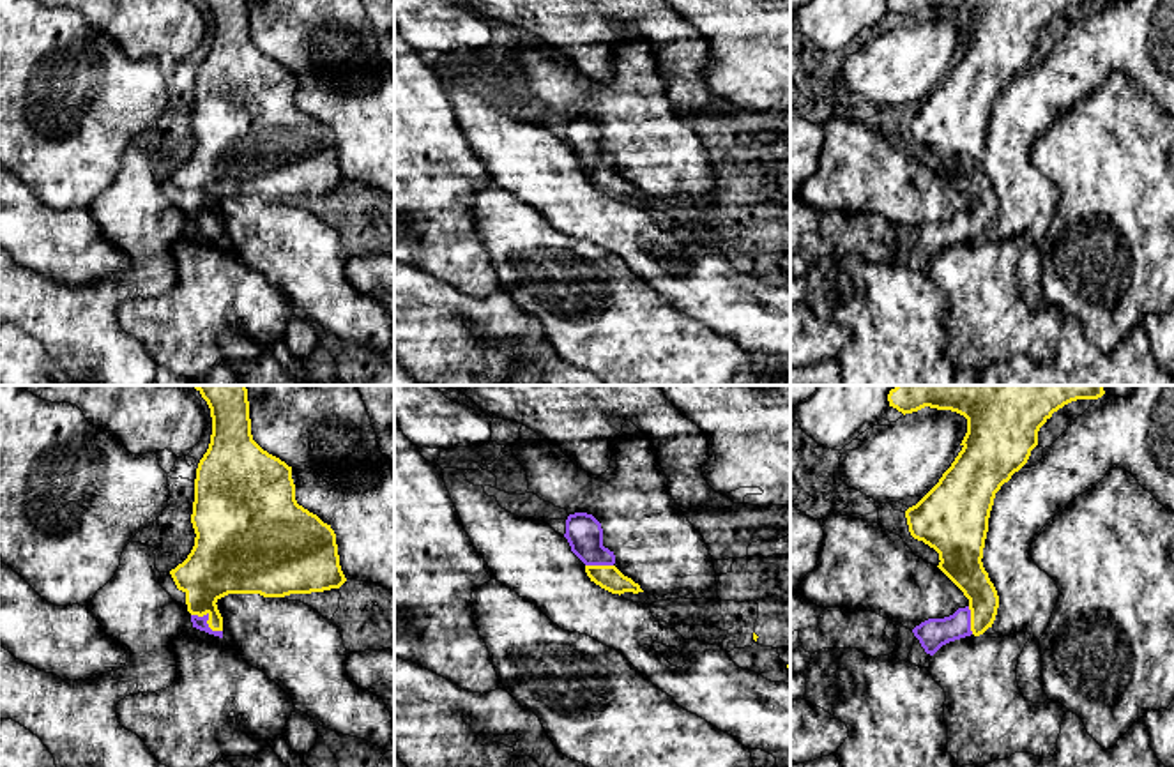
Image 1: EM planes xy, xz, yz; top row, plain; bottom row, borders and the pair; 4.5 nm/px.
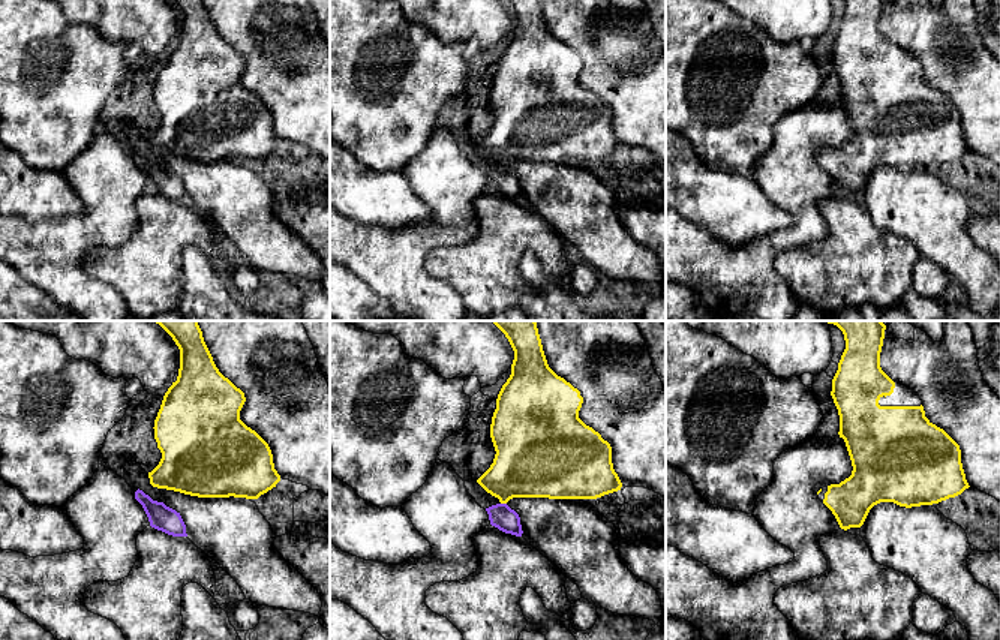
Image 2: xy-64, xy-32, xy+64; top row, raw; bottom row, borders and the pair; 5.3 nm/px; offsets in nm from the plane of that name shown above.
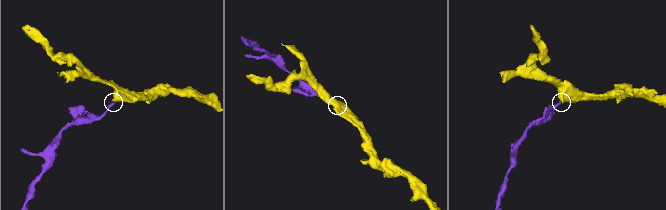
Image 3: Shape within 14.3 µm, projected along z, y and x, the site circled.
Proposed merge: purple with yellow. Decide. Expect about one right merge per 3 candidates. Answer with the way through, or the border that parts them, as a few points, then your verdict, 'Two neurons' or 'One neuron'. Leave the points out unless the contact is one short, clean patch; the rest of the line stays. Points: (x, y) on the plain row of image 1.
Path across: xy (200, 227), (207, 223), (207, 181), (218, 170). One neuron

